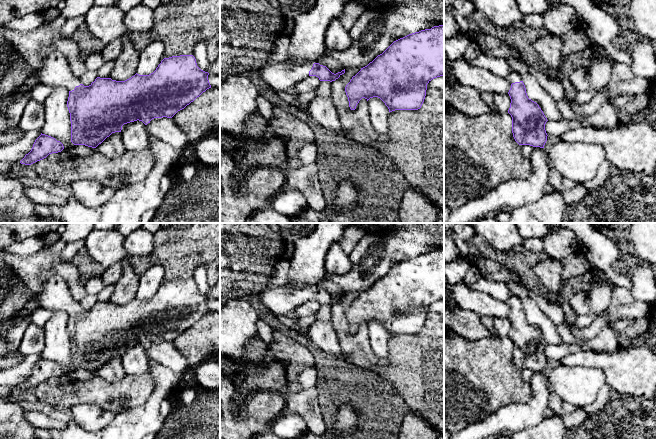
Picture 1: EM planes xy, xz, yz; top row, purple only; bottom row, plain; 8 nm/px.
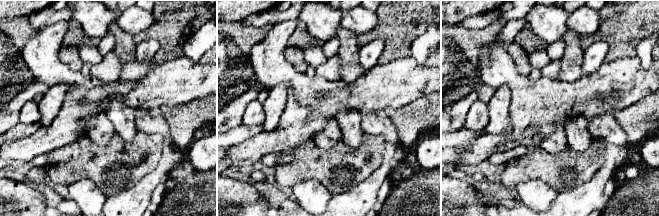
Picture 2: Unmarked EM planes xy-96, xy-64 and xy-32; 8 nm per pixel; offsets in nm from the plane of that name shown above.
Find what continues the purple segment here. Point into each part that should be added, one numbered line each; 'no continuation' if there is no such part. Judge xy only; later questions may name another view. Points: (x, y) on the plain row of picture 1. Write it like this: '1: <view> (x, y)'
1: xy (55, 296)

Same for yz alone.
1: yz (512, 301)

